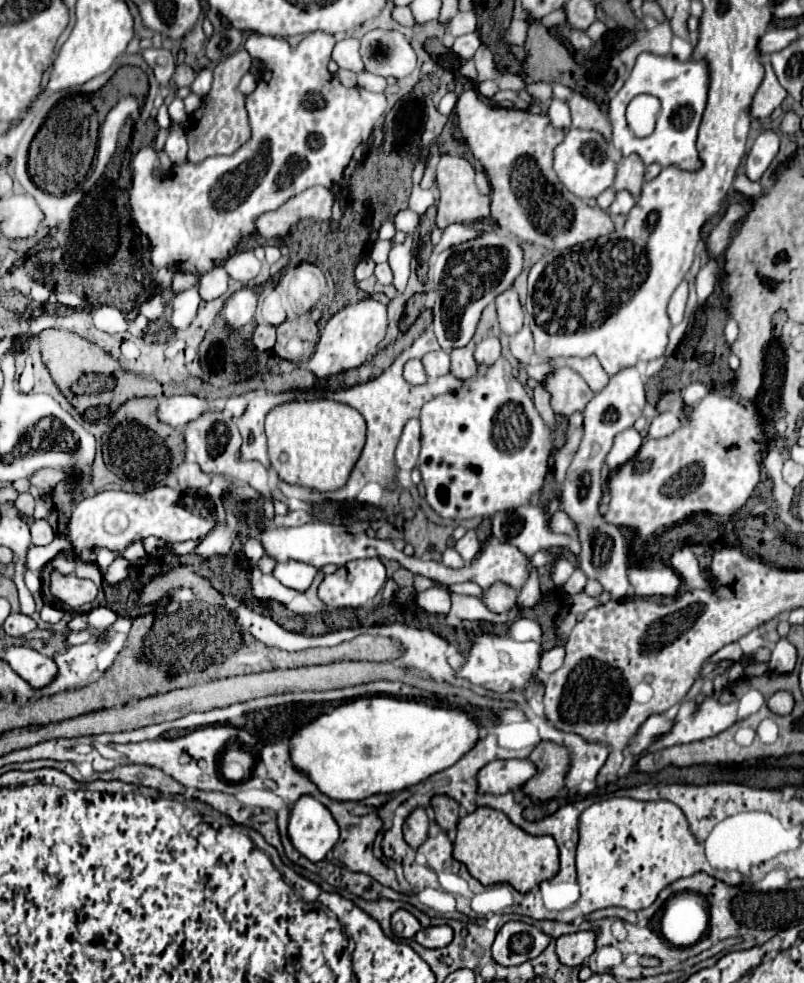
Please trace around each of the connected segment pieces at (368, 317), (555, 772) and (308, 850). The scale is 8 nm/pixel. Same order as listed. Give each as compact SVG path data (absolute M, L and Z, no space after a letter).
M362 299L340 309L322 329L320 343L316 347L316 353L308 361L308 369L316 377L330 377L334 373L360 367L362 363L370 361L376 355L378 343L384 339L386 325L388 325L386 307L376 299Z
M542 741L534 747L528 759L536 765L536 775L522 785L522 793L538 801L552 799L562 789L568 751L556 743Z
M302 795L290 813L288 835L306 859L318 863L336 845L338 823L320 801Z

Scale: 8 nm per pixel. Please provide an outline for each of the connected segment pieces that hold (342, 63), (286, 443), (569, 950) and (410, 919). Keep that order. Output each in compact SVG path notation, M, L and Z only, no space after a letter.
M358 39L338 41L336 47L334 47L334 51L332 51L332 59L342 69L350 69L354 73L362 73L364 71L364 63L358 61L358 55L360 55L358 49L360 49L360 41Z
M332 399L288 401L276 405L266 415L268 455L278 477L316 491L334 491L344 487L366 435L364 417L350 405Z
M578 931L556 939L556 955L566 967L580 967L594 953L594 933Z
M400 909L392 915L392 931L394 931L396 937L408 939L408 937L414 937L420 931L420 923L412 913Z

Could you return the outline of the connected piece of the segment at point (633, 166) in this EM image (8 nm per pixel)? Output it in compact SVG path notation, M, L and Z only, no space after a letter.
M628 155L622 157L618 163L618 173L616 173L616 181L614 181L614 189L616 191L630 191L636 199L640 195L642 183L644 183L644 163L638 155Z

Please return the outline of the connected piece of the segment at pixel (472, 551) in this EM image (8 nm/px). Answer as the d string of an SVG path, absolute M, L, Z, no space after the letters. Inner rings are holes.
M470 529L458 543L456 543L456 551L460 553L460 557L470 563L470 559L474 559L480 553L480 543L476 539L476 533Z

